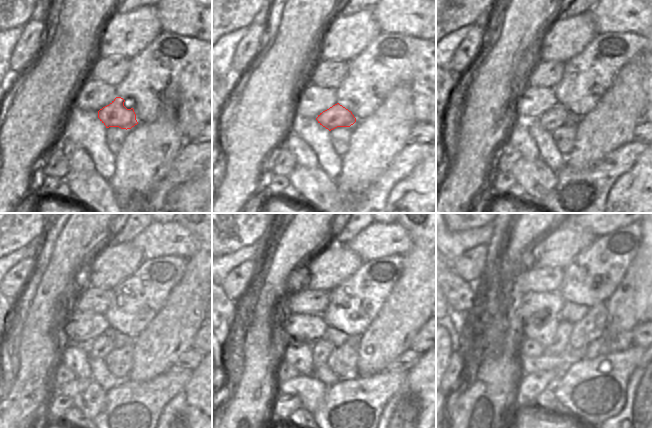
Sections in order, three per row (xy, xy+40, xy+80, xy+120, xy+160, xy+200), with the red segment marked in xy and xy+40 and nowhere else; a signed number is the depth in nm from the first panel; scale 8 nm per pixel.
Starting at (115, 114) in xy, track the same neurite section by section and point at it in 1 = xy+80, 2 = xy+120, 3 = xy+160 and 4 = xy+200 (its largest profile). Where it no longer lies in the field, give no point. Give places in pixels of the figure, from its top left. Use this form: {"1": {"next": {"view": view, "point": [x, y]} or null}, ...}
{"1": {"next": {"view": "xy+80", "point": [556, 117]}}, "2": {"next": {"view": "xy+120", "point": [98, 349]}}, "3": {"next": {"view": "xy+160", "point": [321, 349]}}, "4": {"next": {"view": "xy+200", "point": [559, 345]}}}

